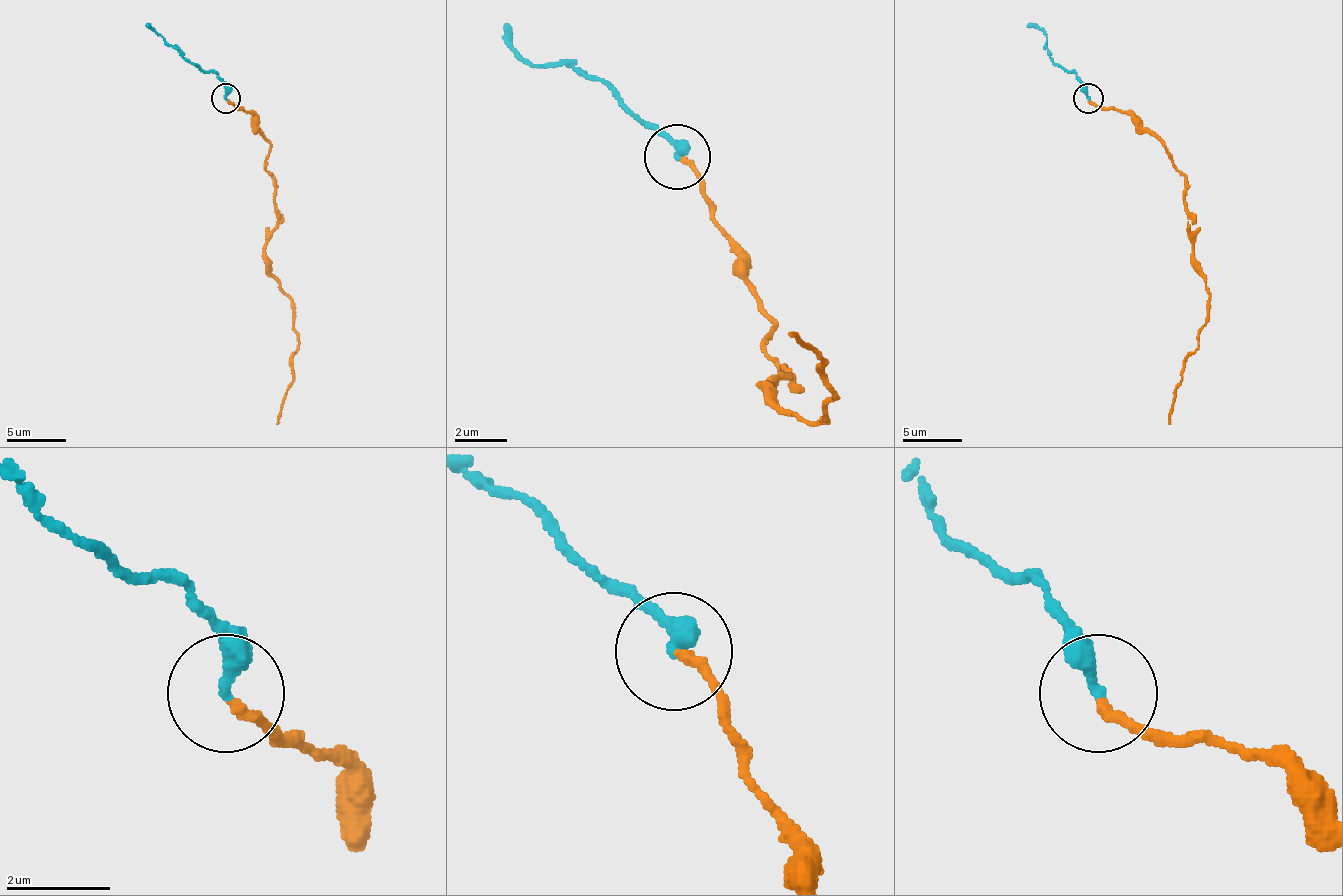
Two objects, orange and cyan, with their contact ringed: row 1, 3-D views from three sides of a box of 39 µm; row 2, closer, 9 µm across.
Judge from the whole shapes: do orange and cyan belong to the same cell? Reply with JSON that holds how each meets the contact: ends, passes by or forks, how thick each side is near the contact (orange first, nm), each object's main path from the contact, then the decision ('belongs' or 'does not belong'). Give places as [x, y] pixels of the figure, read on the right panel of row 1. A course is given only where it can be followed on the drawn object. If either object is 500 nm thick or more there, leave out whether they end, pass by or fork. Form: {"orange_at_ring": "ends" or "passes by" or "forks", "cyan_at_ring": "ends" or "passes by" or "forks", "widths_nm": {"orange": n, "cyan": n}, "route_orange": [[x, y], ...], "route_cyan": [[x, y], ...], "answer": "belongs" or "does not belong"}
{"orange_at_ring": "ends", "cyan_at_ring": "ends", "widths_nm": {"orange": 180, "cyan": 320}, "route_orange": [[1087, 100], [1132, 115], [1162, 142], [1185, 177], [1191, 267], [1206, 284], [1209, 308], [1168, 424]], "route_cyan": [[1087, 97], [1084, 85], [1052, 58], [1046, 35], [1028, 23]], "answer": "belongs"}

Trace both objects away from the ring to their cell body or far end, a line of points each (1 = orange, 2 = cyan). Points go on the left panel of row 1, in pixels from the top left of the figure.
1: (225, 100), (269, 142), (275, 177), (266, 267), (296, 335), (275, 424)
2: (225, 97), (225, 85), (213, 73), (204, 73), (147, 23)

